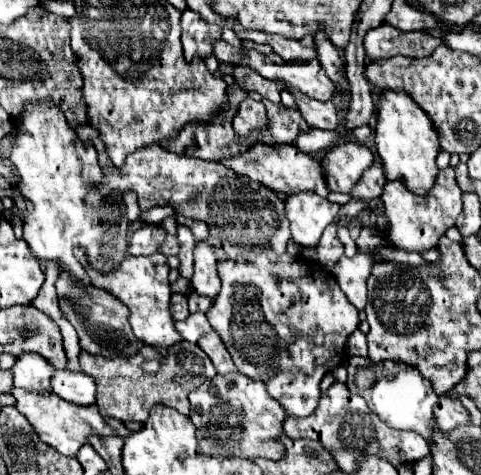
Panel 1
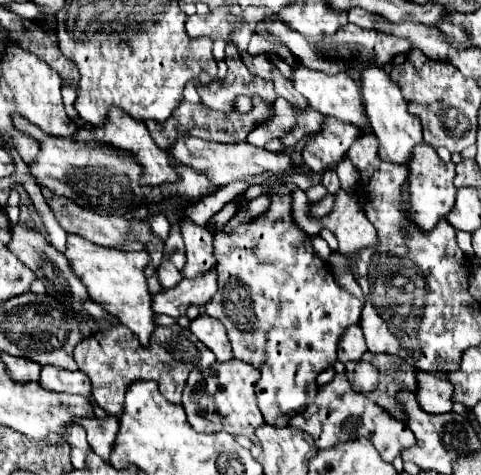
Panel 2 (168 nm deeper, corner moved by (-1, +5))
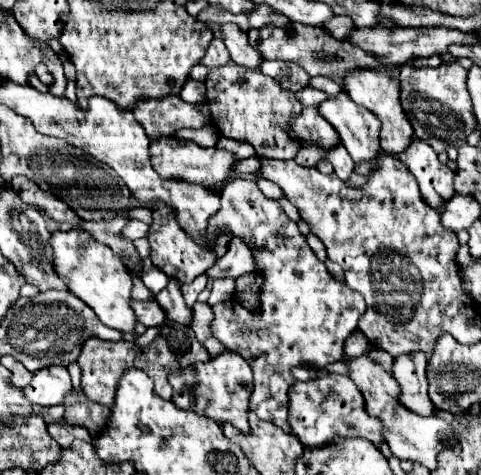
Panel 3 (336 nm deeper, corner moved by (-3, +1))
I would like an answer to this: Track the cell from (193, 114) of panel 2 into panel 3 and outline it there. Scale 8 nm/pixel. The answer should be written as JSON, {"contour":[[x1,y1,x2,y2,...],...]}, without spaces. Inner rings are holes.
{"contour":[[168,95,168,99,162,99,160,103,140,103,140,107,134,109,134,115,150,141,170,137,184,127,200,129,208,125,196,105,182,101,178,95]]}

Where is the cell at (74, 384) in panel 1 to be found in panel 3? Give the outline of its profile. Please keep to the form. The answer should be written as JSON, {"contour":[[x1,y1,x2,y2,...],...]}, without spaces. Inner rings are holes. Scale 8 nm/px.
{"contour":[[52,365,36,371,32,383,22,391,30,403,50,407,50,405,60,405,64,401,66,393,72,391,72,383,66,367]]}

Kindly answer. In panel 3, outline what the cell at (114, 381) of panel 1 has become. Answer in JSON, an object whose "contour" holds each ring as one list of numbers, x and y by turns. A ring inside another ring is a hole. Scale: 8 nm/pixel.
{"contour":[[178,323,170,325,170,343,168,343,168,329,166,327,162,329,160,339,162,341,158,345,144,347,144,349,134,345,134,343,128,343,128,341,108,343,108,341,102,341,102,339,88,339,88,343,84,343,80,359,78,359,78,365,82,369,82,389,84,389,86,397,96,401,96,403,102,403,106,407,112,407,120,375,126,369,136,367,136,369,142,369,154,381,156,395,160,395,162,399,172,399,172,387,166,379,168,373,172,373,176,369,182,369,186,365,198,363,198,361,206,361,206,359,210,359,210,355,204,349,204,345,200,345,200,341,192,335,190,327,184,327,184,325,178,325]]}

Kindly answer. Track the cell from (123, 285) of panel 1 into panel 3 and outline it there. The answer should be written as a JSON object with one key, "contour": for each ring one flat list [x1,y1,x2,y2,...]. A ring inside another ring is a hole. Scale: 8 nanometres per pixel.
{"contour":[[82,229,54,231,50,237,50,245,54,251,52,265,56,267,58,277,66,283,70,293,82,299,88,307,92,307,104,325,118,331,132,331,136,325,134,311,128,305,132,275,126,269,122,257,116,255,108,245,98,243,90,233]]}

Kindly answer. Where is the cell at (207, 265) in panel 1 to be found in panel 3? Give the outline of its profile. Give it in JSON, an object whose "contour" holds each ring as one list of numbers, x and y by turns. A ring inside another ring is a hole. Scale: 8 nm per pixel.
{"contour":[[154,203,152,207,152,225,150,225,148,243,152,249,150,251,152,265,180,283,192,283,198,275,204,275,216,261,216,255,212,251,208,251,202,245,196,245,194,239,180,229,174,213,166,207,166,203]]}

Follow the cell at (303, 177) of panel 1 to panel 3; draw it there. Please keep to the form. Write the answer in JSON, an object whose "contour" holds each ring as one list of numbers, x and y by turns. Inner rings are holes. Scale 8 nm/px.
{"contour":[[162,137,158,141,152,141,150,143,150,159,152,159,154,171,158,171,162,179,196,183,202,187,214,187,216,183,224,181,224,177,232,173,234,163,236,163,234,155,228,151,204,149,204,147,196,145,194,141,182,141,182,139,174,139,174,137]]}

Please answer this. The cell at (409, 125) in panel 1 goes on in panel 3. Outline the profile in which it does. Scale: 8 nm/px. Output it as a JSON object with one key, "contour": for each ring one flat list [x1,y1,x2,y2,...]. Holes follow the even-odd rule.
{"contour":[[352,71,344,77,344,91,348,91,350,99,362,107,366,107,368,111,372,111,382,127,380,127,380,147,384,153,388,155,398,155,402,153,412,137,412,125,408,123,402,107,400,107,400,83,398,79,390,77,384,71]]}

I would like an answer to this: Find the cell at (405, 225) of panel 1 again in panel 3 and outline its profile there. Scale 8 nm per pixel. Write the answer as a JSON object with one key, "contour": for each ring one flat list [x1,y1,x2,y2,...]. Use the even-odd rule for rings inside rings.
{"contour":[[412,135,412,143,398,155,398,159,412,171,420,185,420,193,430,207,438,209,452,197,454,171,438,161,436,151,432,151,428,143,420,143,420,139]]}

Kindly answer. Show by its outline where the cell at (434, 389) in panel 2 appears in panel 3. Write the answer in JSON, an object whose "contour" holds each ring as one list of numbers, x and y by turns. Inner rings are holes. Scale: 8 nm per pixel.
{"contour":[[400,355,394,359,392,375,400,383,400,403,418,415,434,415,434,405,428,399,426,355]]}

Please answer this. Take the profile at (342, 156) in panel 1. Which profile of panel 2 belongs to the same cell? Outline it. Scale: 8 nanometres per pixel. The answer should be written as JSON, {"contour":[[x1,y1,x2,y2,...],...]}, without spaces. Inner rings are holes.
{"contour":[[326,117,322,131,316,133,304,147,304,163,314,173,326,173,334,163,338,165,348,155,348,149,360,137,360,129,352,123,342,123,334,117]]}

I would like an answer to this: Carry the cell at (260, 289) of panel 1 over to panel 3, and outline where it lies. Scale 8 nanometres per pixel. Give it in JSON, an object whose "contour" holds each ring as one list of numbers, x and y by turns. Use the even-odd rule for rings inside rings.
{"contour":[[236,177,232,179,220,193,222,207,216,215,210,219,210,229,216,227,228,227,234,237,242,237,254,253,256,267,264,273,266,283,262,289,262,305,260,311,248,311,240,305,236,297,214,305,214,321,212,321,212,335,228,349,236,351,240,357,246,359,246,363,252,367,254,373,254,389,250,395,250,411,254,411,260,419,272,421,284,431,290,433,288,427,288,389,294,383,294,377,290,373,290,367,312,363,318,367,324,367,328,363,334,363,342,359,344,341,346,337,356,329,360,315,366,309,364,297,360,293,354,293,346,283,336,281,326,265,314,255,314,251,308,247,306,237,298,231,298,225,288,219,288,215,282,211,280,203,274,199,268,199,258,189,256,181]]}

